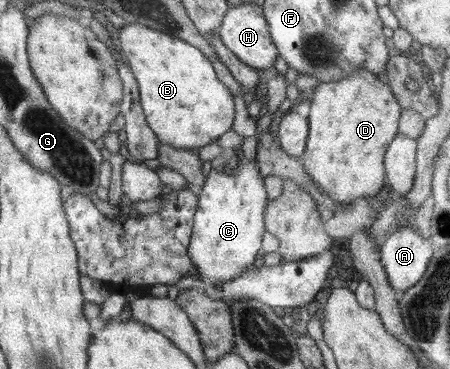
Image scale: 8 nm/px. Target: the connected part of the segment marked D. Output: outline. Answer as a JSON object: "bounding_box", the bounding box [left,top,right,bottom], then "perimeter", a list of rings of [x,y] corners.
{"bounding_box":[300,68,402,204],"perimeter":[[[356,68],[353,76],[333,83],[320,83],[312,91],[310,113],[308,116],[308,139],[306,149],[300,156],[306,173],[316,183],[322,195],[326,198],[348,204],[358,198],[374,197],[383,188],[384,156],[389,143],[398,133],[398,122],[402,113],[402,106],[395,99],[393,91],[387,84],[383,84],[378,76],[365,70]]]}

